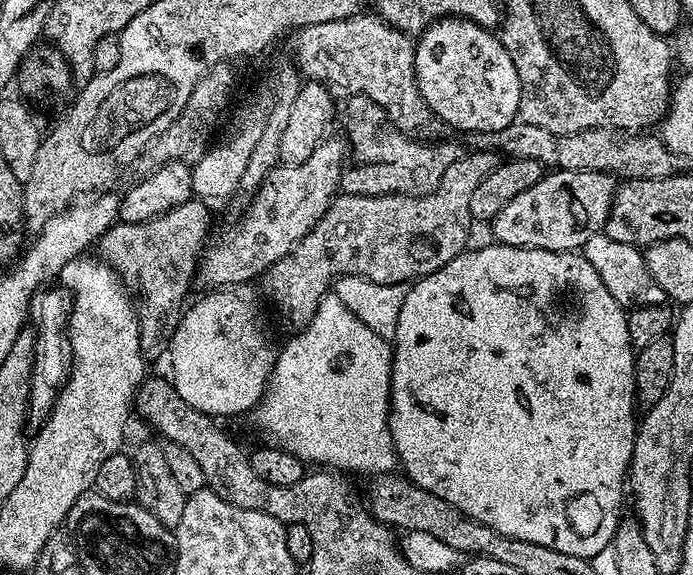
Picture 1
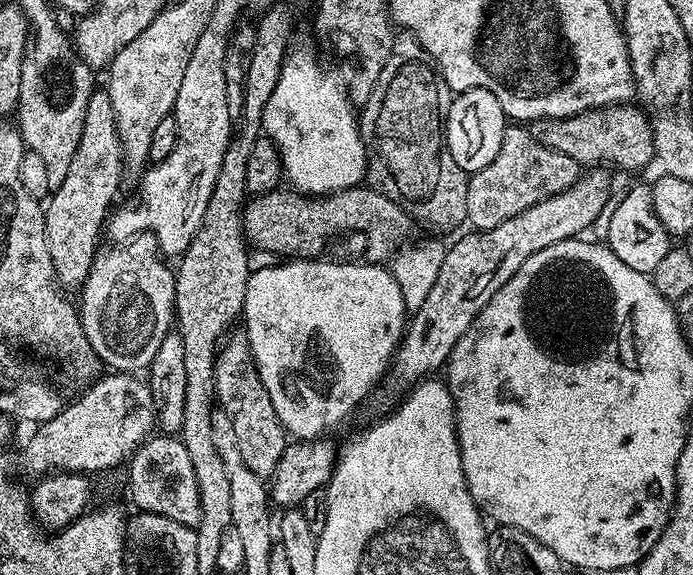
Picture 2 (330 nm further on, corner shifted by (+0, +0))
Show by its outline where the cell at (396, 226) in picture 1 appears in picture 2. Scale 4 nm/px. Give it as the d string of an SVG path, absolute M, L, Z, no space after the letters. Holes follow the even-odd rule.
M630 102L612 104L609 108L596 108L570 118L533 120L530 131L535 140L542 142L542 146L558 150L558 154L566 154L566 158L574 158L574 162L581 166L607 166L609 169L636 172L653 163L655 148L649 117L643 116L633 106Z

